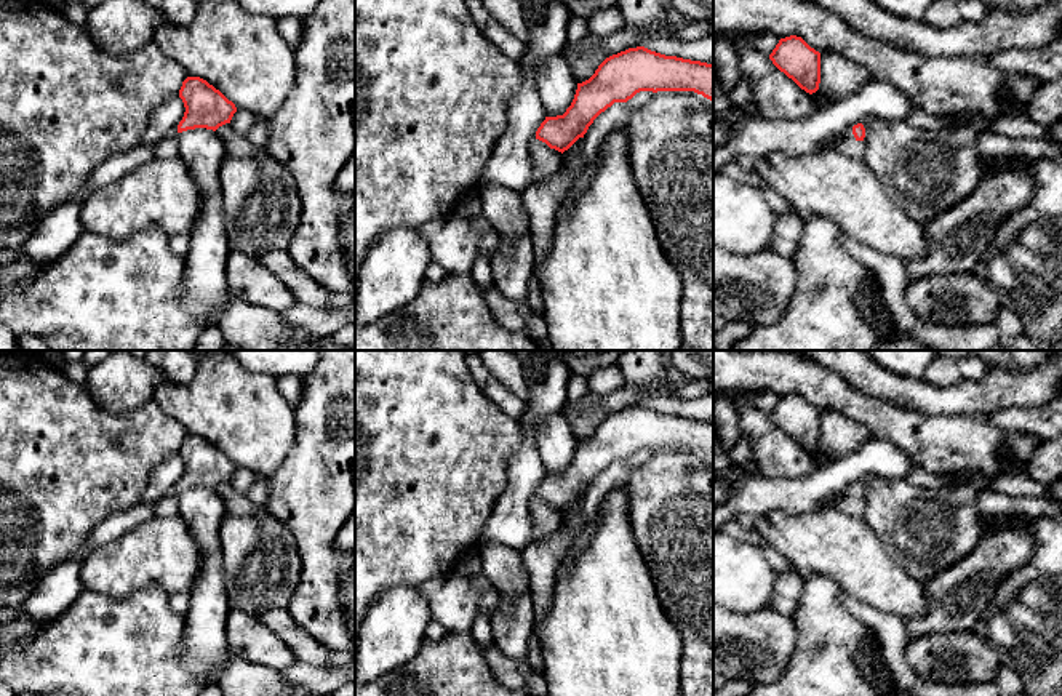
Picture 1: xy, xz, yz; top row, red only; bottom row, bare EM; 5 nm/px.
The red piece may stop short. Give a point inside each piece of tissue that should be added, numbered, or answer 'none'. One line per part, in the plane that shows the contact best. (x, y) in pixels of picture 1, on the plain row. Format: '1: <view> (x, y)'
none

